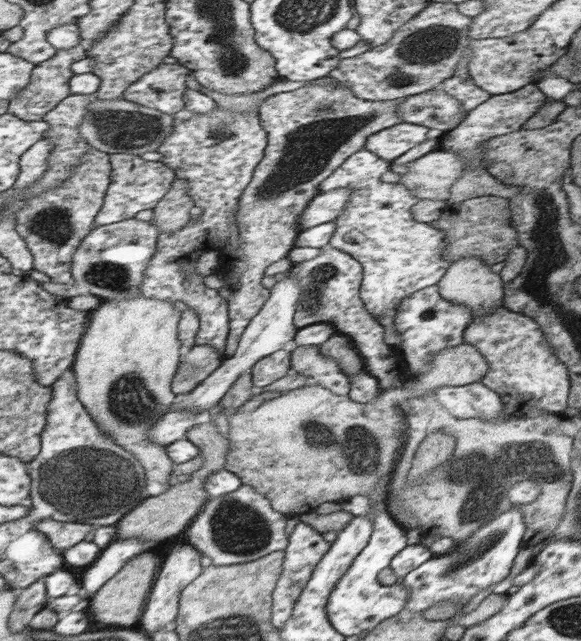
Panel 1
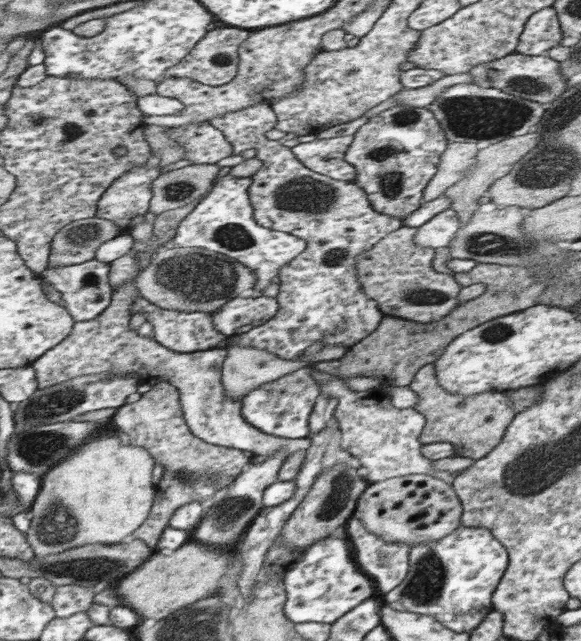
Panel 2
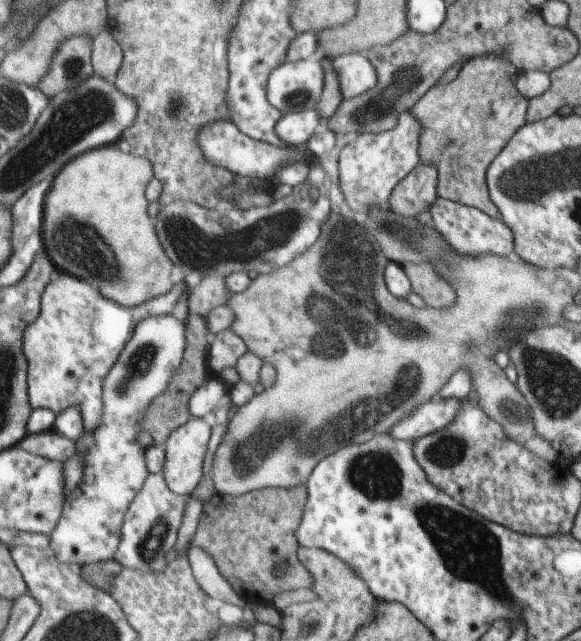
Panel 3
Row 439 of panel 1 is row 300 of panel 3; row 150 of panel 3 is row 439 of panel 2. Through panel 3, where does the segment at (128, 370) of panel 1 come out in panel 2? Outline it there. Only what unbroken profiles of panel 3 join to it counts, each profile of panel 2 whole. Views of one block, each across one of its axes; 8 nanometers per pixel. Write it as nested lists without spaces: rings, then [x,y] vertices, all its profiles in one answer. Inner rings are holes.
[[[111,426],[111,430],[101,432],[91,440],[91,444],[83,444],[79,452],[73,452],[71,458],[57,464],[51,472],[43,476],[43,488],[37,496],[35,504],[31,506],[33,520],[31,528],[27,530],[27,538],[35,548],[37,558],[47,558],[55,554],[63,554],[67,550],[93,546],[93,544],[123,544],[129,540],[129,534],[137,532],[153,512],[155,494],[159,494],[153,486],[153,470],[155,470],[155,456],[149,448],[129,444],[129,440]]]

